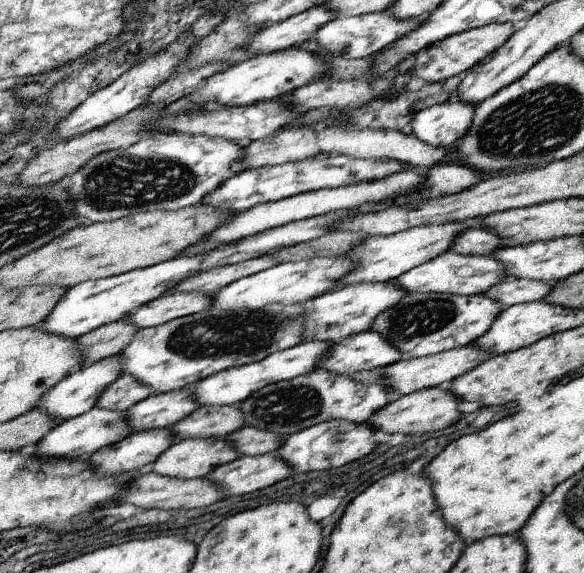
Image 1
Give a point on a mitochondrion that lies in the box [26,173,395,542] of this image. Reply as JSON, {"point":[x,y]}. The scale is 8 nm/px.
{"point":[244,335]}

